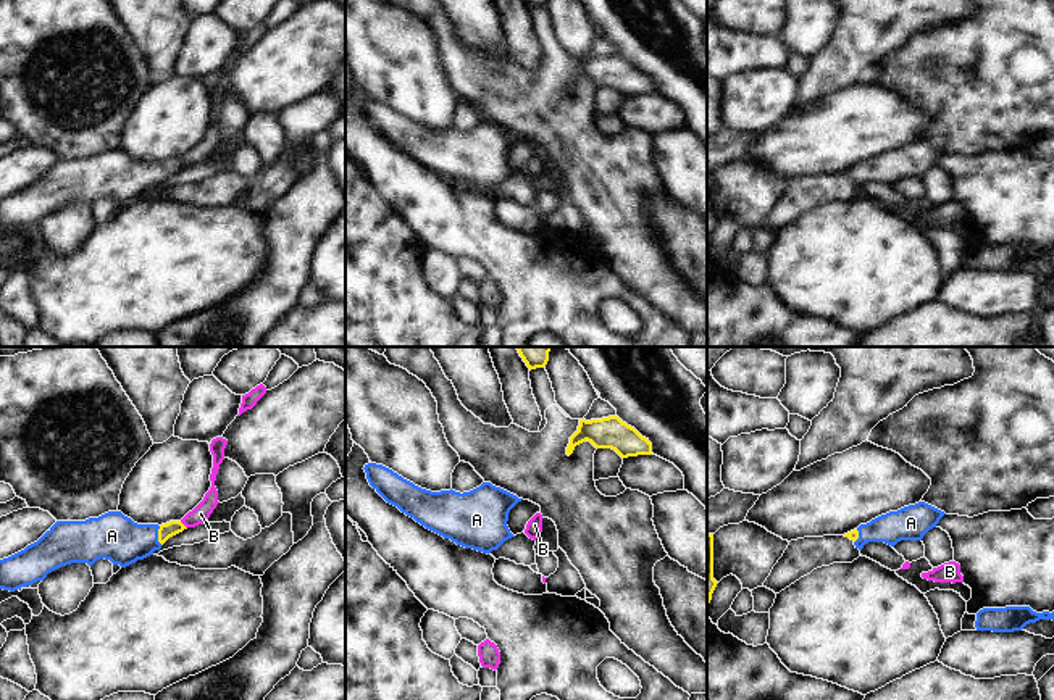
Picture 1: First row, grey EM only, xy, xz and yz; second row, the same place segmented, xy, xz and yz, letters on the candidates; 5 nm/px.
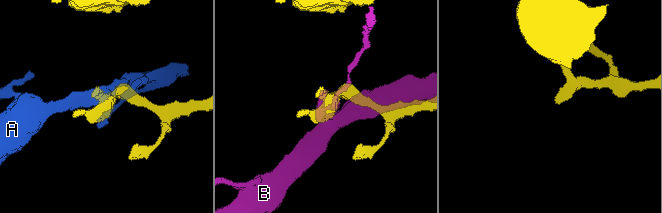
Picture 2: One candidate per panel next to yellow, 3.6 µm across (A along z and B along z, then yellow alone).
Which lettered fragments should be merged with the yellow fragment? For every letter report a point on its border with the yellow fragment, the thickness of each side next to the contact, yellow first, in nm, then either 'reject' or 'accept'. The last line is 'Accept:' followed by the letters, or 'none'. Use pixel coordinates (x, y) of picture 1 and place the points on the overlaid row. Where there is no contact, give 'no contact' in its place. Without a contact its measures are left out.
A: xy (158, 536) | 70/240 nm | accept
B: xy (183, 524) | 70/90 nm | reject
Accept: A

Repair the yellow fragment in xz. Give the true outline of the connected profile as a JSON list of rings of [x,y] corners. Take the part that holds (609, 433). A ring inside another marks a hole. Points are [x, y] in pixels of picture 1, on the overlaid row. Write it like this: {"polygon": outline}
{"polygon": [[[618,416],[602,419],[579,419],[578,431],[570,437],[567,455],[570,456],[576,445],[591,442],[596,448],[612,448],[621,458],[652,455],[652,444],[634,427],[623,423]]]}

